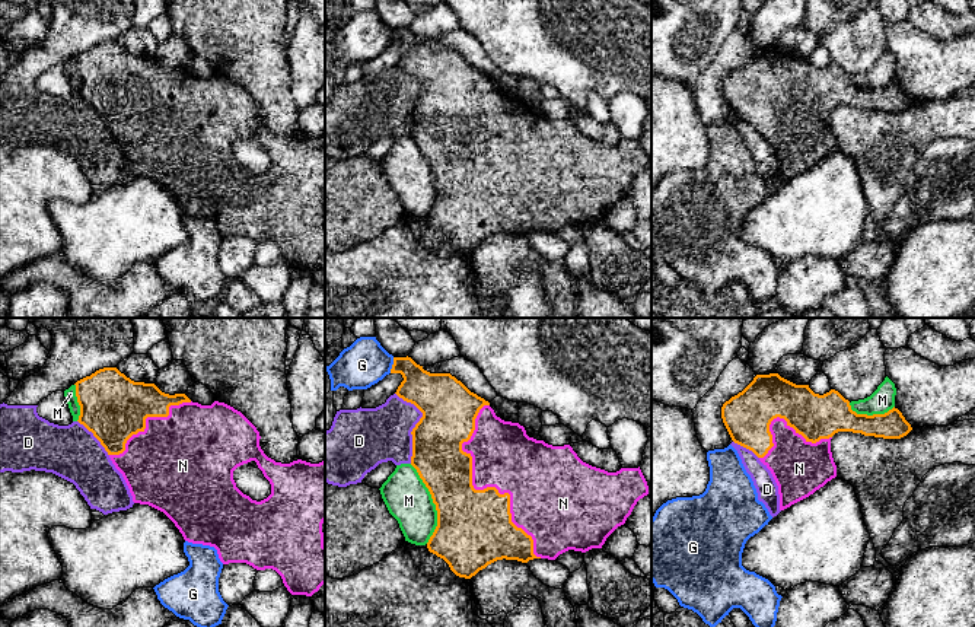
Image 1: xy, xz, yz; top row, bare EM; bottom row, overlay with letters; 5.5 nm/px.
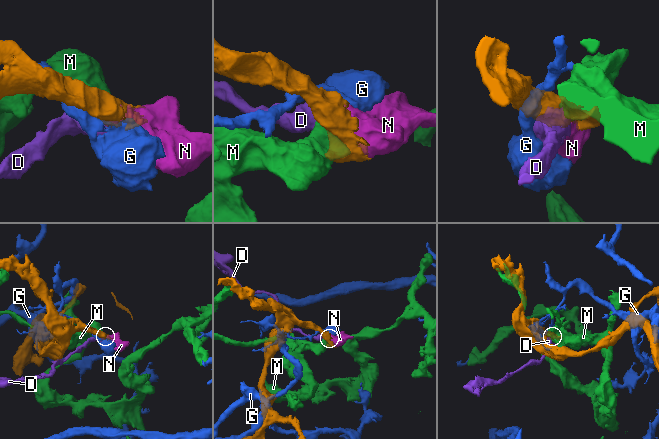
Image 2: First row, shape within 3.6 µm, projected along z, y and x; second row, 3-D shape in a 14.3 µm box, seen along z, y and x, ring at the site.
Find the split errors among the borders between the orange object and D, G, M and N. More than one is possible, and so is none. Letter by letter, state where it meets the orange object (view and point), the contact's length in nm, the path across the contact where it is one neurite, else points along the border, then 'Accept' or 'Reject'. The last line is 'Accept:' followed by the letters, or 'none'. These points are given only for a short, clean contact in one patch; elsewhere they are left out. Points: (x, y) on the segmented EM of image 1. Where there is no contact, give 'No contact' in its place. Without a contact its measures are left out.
D: Touches orange at xz (416, 425). Shared border 400 nm. Reject
G: Touches orange at xz (392, 365). Shared border 90 nm. Reject
M: Touches orange at xz (433, 502). Shared border 460 nm. Reject
N: Touches orange at xz (484, 489). Shared border 900 nm. Accept
Accept: N

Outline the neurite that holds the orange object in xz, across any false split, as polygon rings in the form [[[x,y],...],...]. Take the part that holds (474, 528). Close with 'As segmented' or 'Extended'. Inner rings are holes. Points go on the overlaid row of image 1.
[[[408,356],[393,357],[391,373],[401,373],[404,378],[395,394],[404,401],[414,404],[423,413],[423,417],[411,432],[411,465],[417,470],[420,478],[428,488],[437,510],[437,526],[427,542],[427,548],[430,553],[443,558],[449,564],[450,570],[459,577],[471,579],[488,564],[503,558],[528,563],[533,558],[555,560],[560,554],[568,550],[586,553],[592,548],[602,548],[606,538],[618,526],[625,523],[637,502],[649,494],[649,486],[640,467],[621,468],[616,472],[608,472],[605,470],[583,462],[570,445],[552,446],[545,443],[544,440],[529,437],[523,426],[520,426],[519,423],[504,421],[497,417],[488,401],[471,392],[461,381],[458,381],[450,373],[430,373]]]. Extended

